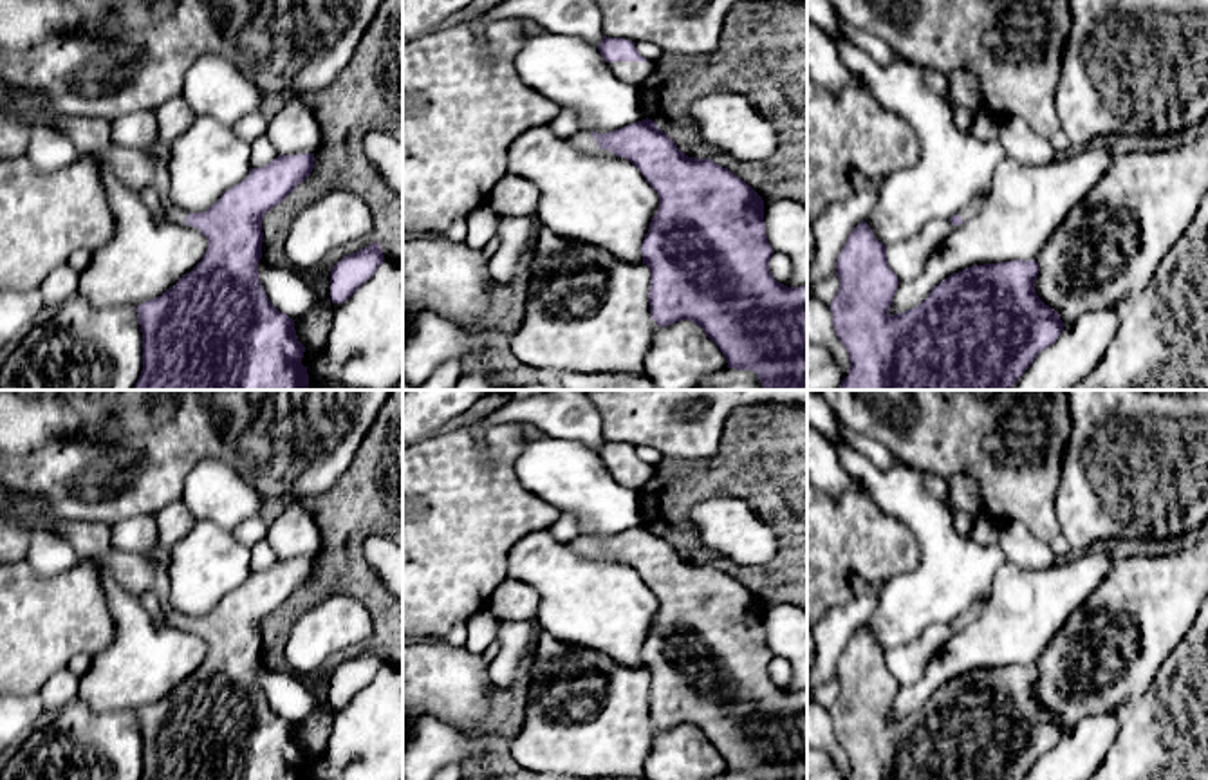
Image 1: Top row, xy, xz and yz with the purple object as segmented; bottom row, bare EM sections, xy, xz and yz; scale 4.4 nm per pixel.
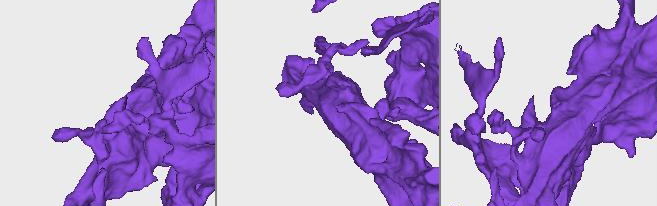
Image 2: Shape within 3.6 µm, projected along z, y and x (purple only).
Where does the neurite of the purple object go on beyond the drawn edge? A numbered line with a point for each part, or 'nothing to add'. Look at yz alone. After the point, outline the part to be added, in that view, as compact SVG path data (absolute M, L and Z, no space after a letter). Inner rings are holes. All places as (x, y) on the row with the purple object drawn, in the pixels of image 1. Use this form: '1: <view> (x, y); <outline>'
1: yz (972, 206); M975 197L973 200L970 200L957 215L964 220L968 220L970 217L973 217L982 206L982 199Z

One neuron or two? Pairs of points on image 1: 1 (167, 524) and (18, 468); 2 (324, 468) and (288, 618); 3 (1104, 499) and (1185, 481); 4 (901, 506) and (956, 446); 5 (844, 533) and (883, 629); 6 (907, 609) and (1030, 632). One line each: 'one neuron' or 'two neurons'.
1: two neurons
2: two neurons
3: one neuron
4: two neurons
5: two neurons
6: two neurons

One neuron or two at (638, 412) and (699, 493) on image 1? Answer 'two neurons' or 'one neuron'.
two neurons

